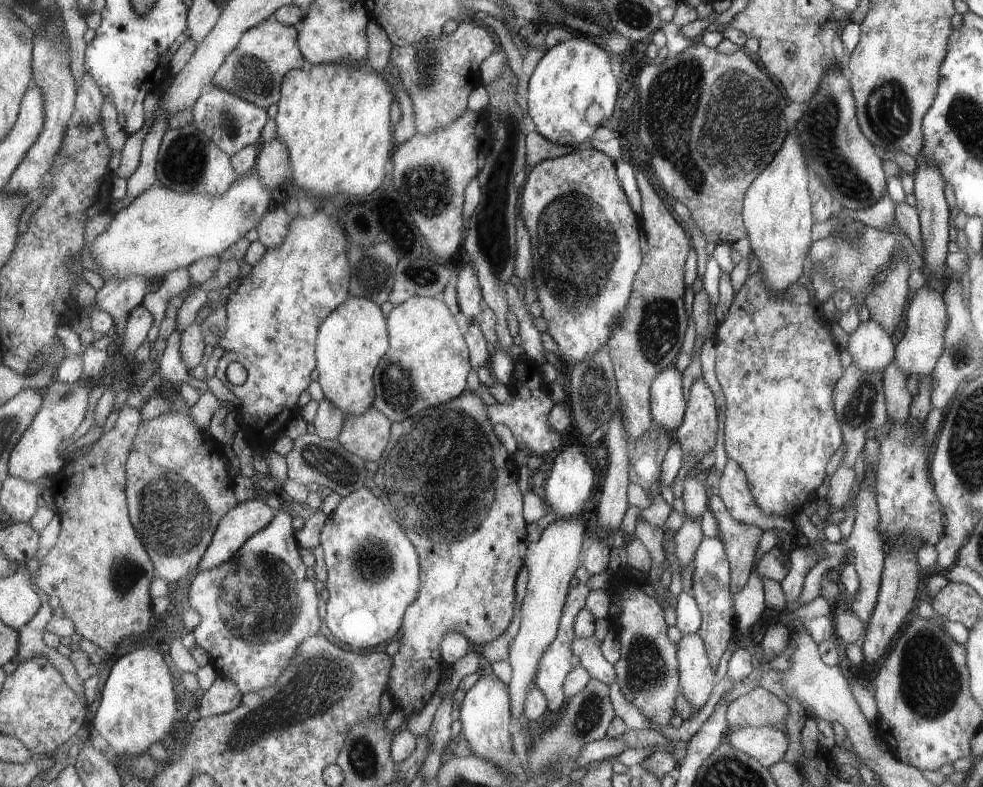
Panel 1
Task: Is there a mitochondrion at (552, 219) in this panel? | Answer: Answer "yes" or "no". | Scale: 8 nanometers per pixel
yes

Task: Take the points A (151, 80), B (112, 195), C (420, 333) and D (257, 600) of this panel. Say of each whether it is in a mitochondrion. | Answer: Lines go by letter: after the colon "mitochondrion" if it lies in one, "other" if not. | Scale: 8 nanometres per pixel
A: other
B: other
C: other
D: mitochondrion

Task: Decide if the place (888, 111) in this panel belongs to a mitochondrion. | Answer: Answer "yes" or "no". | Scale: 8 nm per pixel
yes

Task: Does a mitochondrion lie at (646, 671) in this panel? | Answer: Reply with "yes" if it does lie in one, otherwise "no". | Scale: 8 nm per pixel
yes

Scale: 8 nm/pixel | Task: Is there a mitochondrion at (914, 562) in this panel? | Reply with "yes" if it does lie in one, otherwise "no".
no

